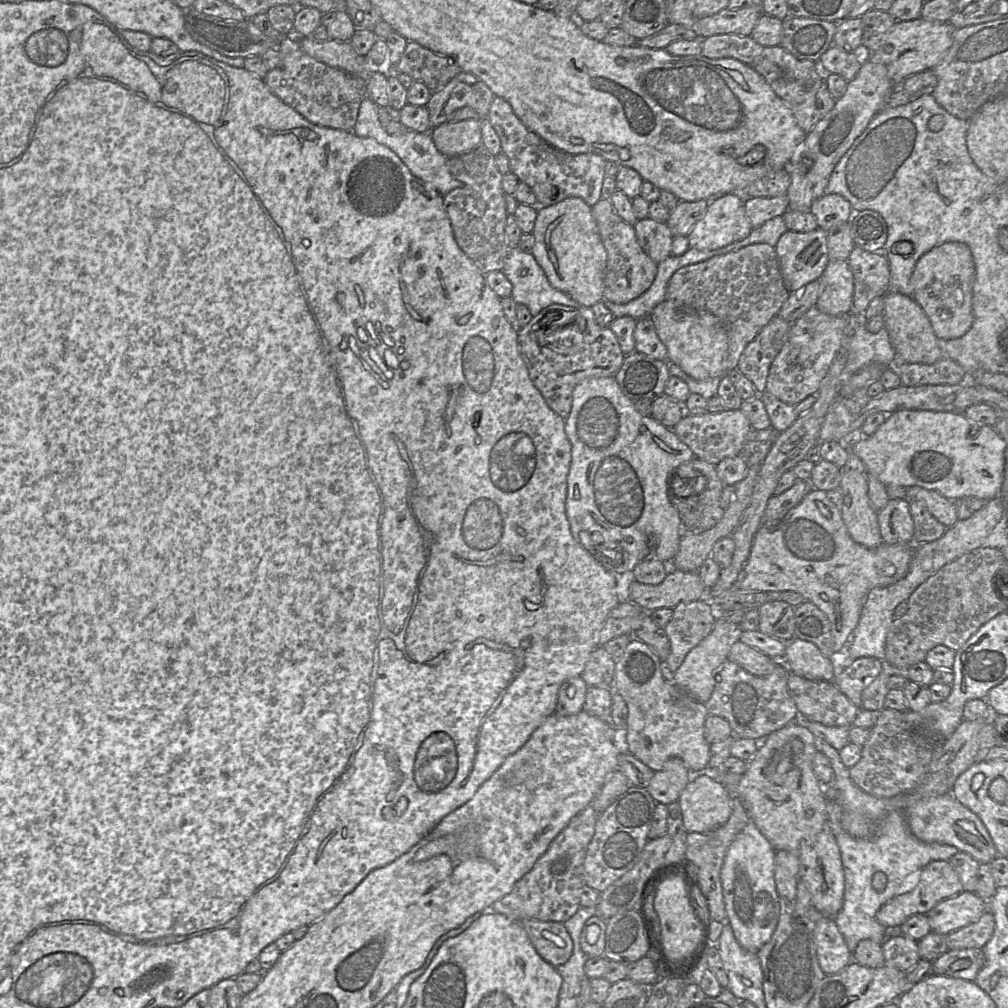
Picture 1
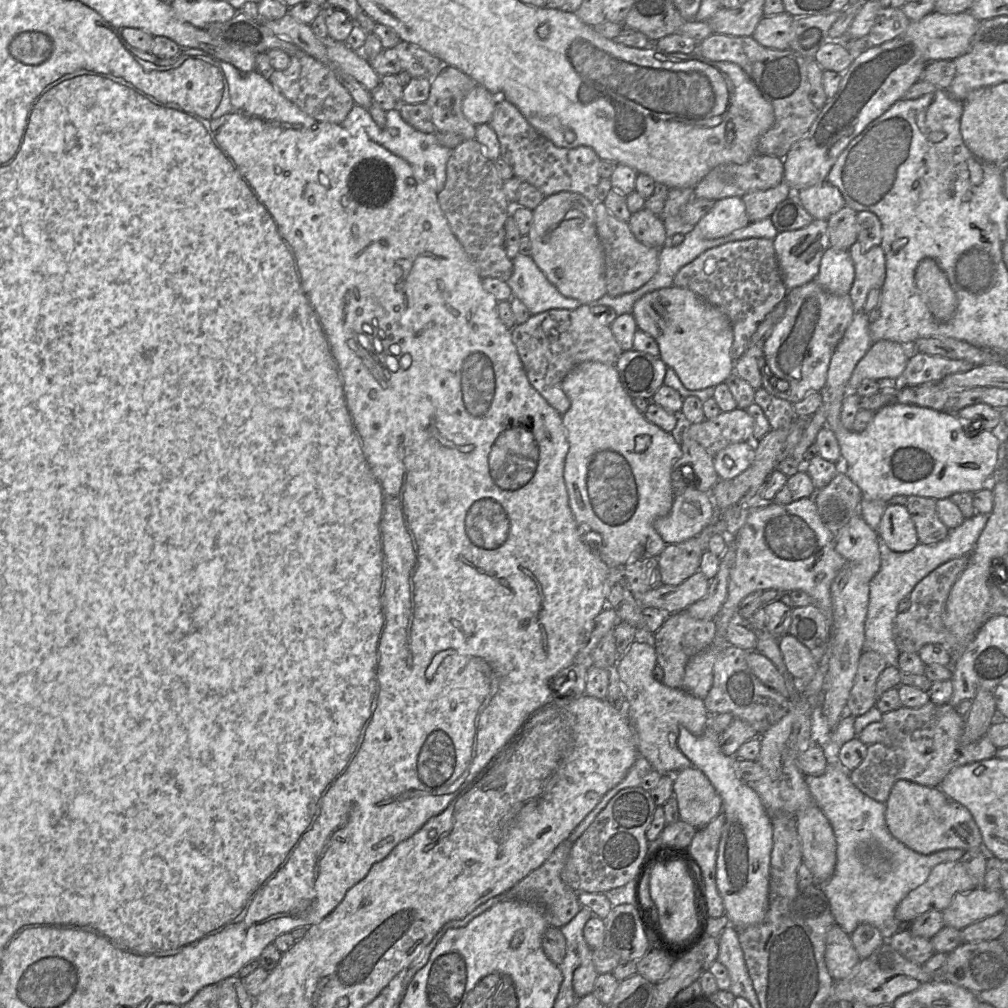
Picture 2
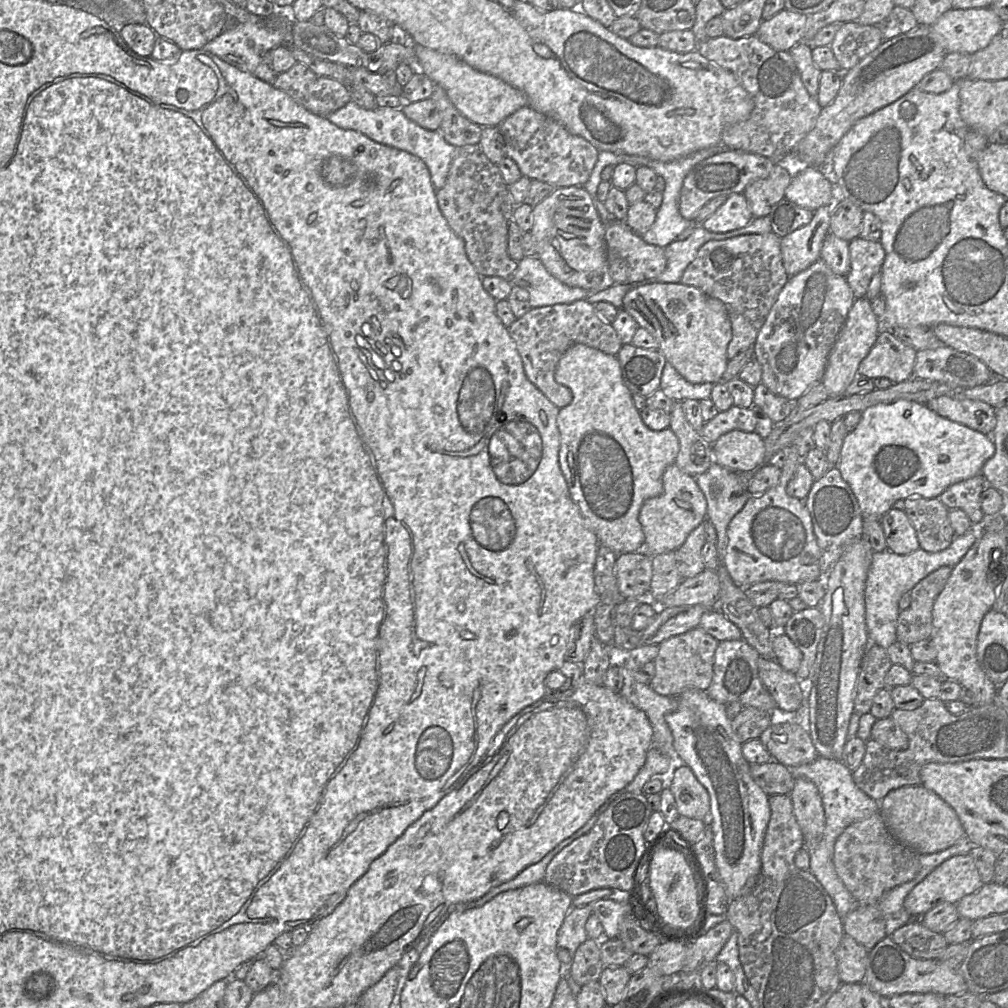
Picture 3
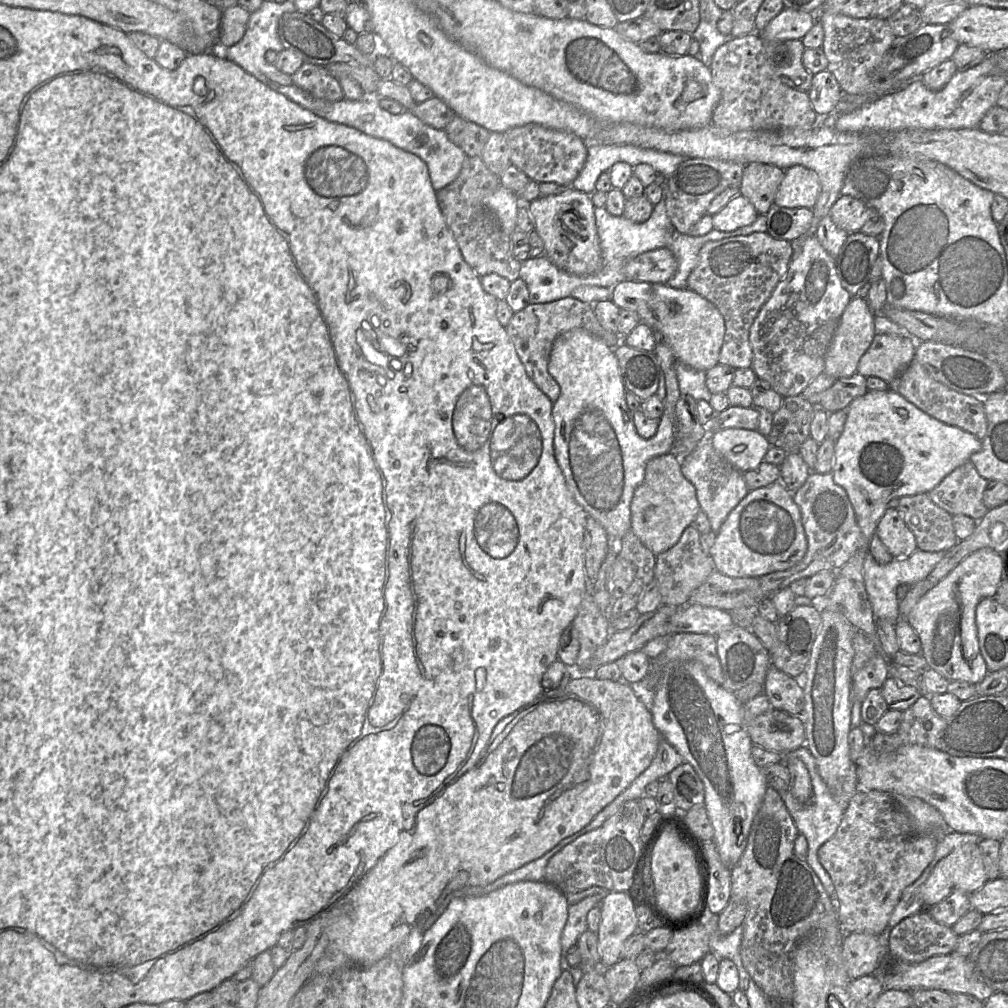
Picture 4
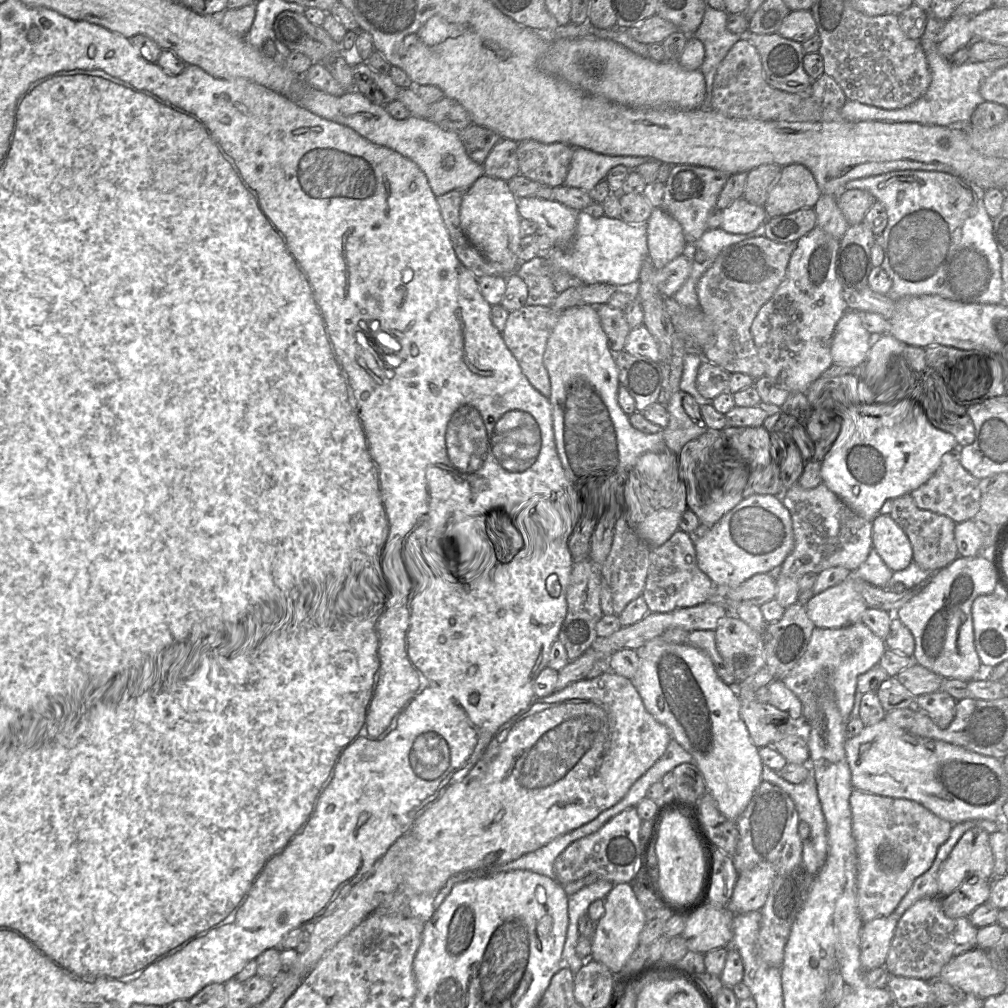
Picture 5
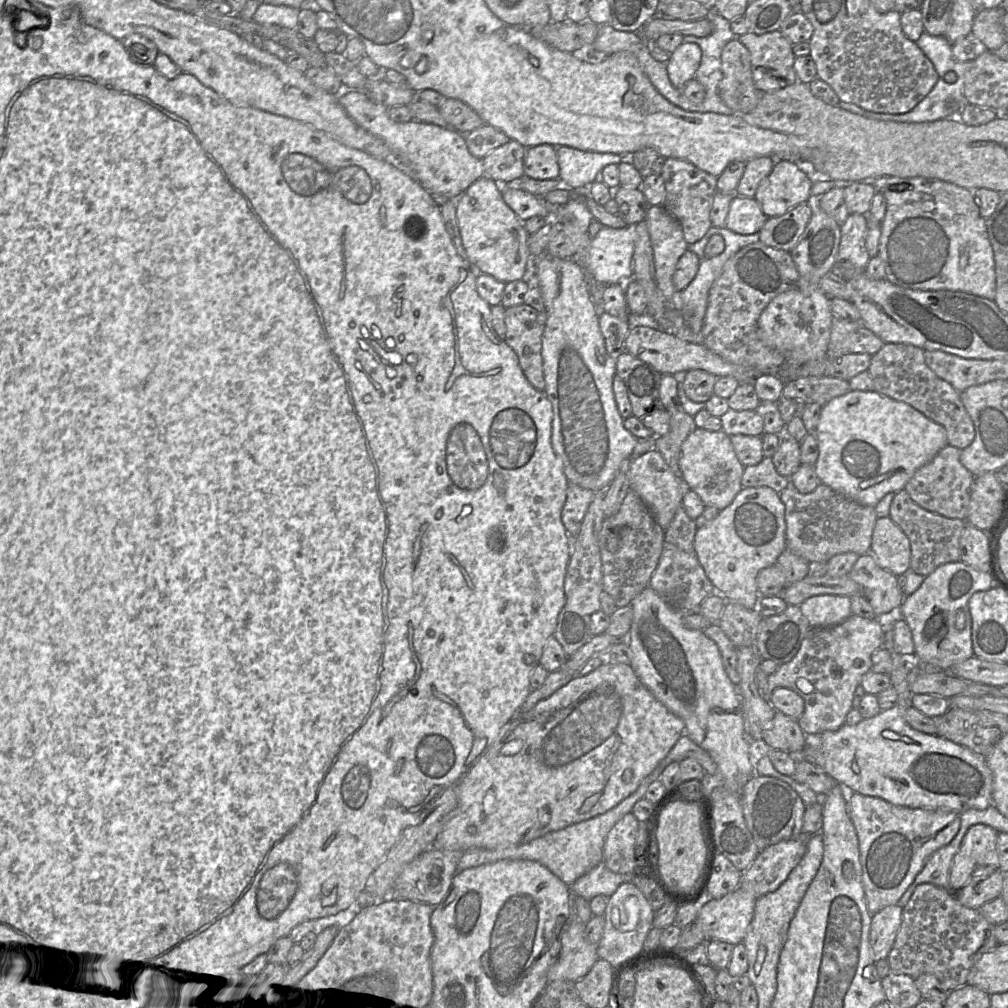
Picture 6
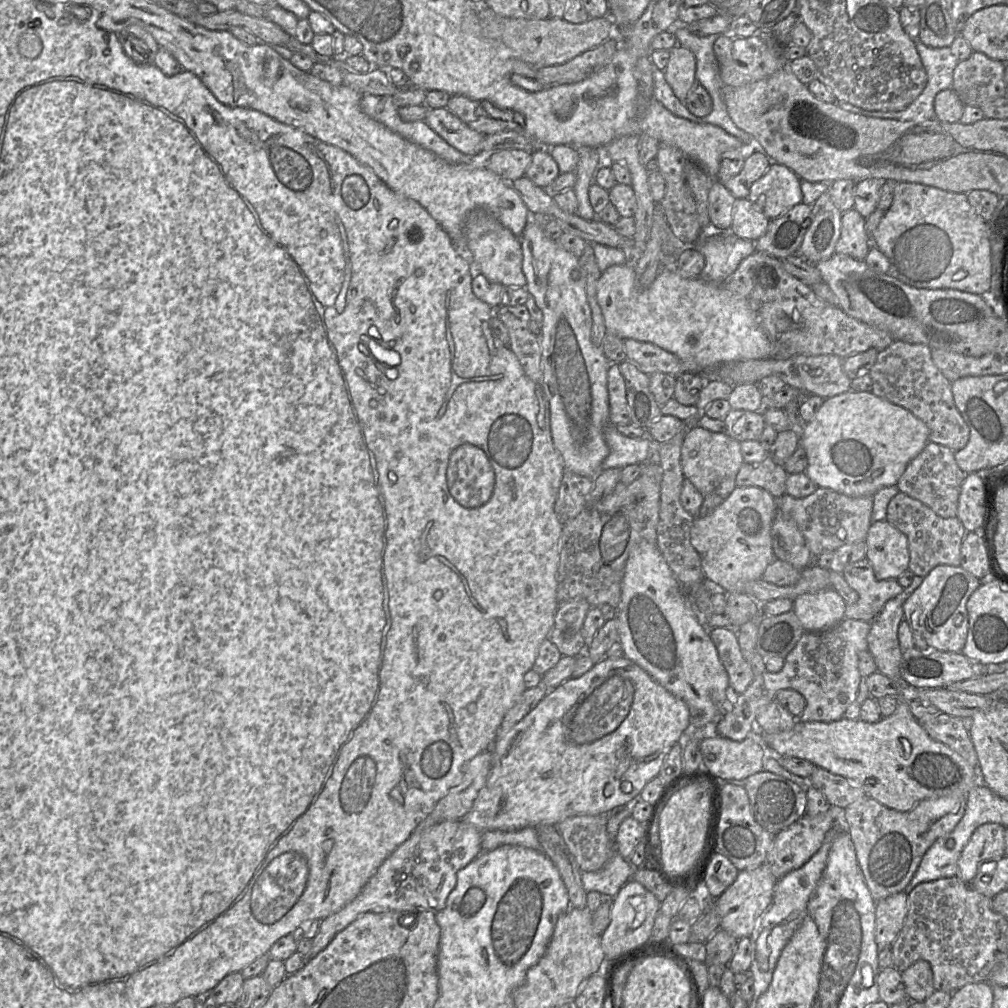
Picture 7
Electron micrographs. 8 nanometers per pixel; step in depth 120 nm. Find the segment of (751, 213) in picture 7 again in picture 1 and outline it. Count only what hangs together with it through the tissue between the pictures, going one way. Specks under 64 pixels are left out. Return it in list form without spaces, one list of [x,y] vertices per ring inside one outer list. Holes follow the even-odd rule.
[[[733,193],[710,200],[704,217],[688,234],[689,248],[715,250],[745,239],[753,229],[744,202]]]

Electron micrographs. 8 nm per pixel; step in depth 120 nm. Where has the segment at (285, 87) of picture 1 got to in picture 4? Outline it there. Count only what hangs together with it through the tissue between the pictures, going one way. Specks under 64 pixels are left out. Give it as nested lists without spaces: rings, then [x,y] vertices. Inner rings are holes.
[[[305,62],[292,75],[292,79],[296,85],[317,98],[331,102],[344,99],[339,80],[321,65]]]

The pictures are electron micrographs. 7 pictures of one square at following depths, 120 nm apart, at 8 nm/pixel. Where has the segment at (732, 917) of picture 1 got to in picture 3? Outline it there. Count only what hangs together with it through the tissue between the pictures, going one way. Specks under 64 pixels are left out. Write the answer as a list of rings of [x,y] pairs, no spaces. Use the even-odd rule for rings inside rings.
[[[688,689],[677,698],[677,710],[667,714],[665,721],[673,735],[675,756],[691,768],[709,793],[710,815],[705,821],[713,831],[715,863],[730,901],[747,894],[761,870],[761,851],[771,815],[769,796],[750,774],[751,764],[742,754],[743,743],[732,728],[732,719],[727,716],[726,705],[712,700],[705,691],[698,689]]]

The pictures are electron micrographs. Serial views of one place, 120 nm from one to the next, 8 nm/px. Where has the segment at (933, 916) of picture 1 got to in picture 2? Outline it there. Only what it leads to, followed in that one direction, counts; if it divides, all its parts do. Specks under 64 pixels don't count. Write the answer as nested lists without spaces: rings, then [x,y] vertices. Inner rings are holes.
[[[975,887],[969,892],[958,893],[954,896],[950,905],[942,910],[945,926],[961,930],[975,922],[1004,911],[1006,896],[1002,890],[988,890],[984,887]]]

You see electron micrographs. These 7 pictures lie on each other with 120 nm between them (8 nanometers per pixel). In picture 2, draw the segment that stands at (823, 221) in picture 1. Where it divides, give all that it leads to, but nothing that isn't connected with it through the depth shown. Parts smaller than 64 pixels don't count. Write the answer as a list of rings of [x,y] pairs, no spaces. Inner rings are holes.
[[[828,181],[795,193],[803,208],[818,220],[828,220],[846,205],[839,189]]]

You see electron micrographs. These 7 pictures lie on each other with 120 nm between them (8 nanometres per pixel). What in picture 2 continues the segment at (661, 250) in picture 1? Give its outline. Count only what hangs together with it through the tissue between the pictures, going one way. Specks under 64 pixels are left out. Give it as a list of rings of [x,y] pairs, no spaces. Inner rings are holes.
[[[643,208],[633,214],[627,222],[634,236],[644,245],[661,249],[667,245],[665,227],[659,216]]]

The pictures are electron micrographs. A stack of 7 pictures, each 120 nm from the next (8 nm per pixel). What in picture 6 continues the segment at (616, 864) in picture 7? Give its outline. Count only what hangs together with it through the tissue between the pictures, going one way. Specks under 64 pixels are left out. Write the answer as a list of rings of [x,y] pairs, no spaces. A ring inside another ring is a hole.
[[[601,861],[569,886],[570,894],[588,901],[598,895],[610,897],[628,877],[611,871]]]

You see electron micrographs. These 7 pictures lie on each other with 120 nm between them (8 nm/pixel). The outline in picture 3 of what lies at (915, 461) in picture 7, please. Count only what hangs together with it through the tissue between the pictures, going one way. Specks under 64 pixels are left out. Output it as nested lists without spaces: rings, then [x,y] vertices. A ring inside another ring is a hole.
[[[979,473],[950,485],[938,498],[948,509],[962,509],[972,524],[976,524],[985,516],[981,508],[981,493],[986,486],[989,486],[986,478]]]

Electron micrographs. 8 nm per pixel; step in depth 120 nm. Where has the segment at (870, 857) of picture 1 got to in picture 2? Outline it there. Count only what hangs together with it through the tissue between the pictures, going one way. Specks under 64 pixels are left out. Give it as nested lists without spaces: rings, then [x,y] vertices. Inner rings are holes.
[[[830,761],[825,772],[820,776],[805,775],[805,782],[814,803],[830,822],[836,839],[837,860],[834,873],[829,880],[818,884],[828,898],[835,923],[848,935],[851,935],[860,924],[871,924],[880,931],[884,940],[888,940],[899,930],[900,922],[895,917],[895,910],[901,900],[912,890],[923,884],[936,865],[959,861],[965,851],[962,849],[946,849],[923,855],[906,847],[892,836],[886,825],[885,803],[878,802],[860,791],[851,781],[849,772],[844,770],[836,761]],[[869,845],[879,845],[887,853],[887,858],[891,864],[889,873],[874,876],[871,870],[862,863],[860,851],[867,851]]]

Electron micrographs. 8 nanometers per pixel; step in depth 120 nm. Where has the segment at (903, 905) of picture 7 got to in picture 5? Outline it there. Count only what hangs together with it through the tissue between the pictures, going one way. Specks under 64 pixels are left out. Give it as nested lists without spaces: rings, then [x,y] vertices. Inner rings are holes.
[[[889,915],[864,923],[860,932],[860,962],[865,971],[884,966],[897,922]]]

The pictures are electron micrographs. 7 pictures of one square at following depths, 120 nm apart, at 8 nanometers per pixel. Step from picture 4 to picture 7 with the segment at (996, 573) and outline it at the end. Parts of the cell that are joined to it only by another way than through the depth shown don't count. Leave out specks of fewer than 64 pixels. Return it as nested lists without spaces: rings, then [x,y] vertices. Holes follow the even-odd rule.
[[[960,565],[934,567],[903,606],[904,619],[911,628],[915,647],[921,650],[935,648],[946,652],[962,652],[968,635],[966,603],[981,584],[989,581],[991,577],[988,573],[980,580]]]

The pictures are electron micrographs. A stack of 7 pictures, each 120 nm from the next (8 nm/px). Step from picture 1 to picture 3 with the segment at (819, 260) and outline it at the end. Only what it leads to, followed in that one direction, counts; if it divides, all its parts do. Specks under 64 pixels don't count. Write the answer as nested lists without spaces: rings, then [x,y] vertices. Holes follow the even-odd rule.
[[[831,207],[818,208],[807,225],[781,238],[783,265],[789,277],[820,259],[823,241],[829,233]]]

